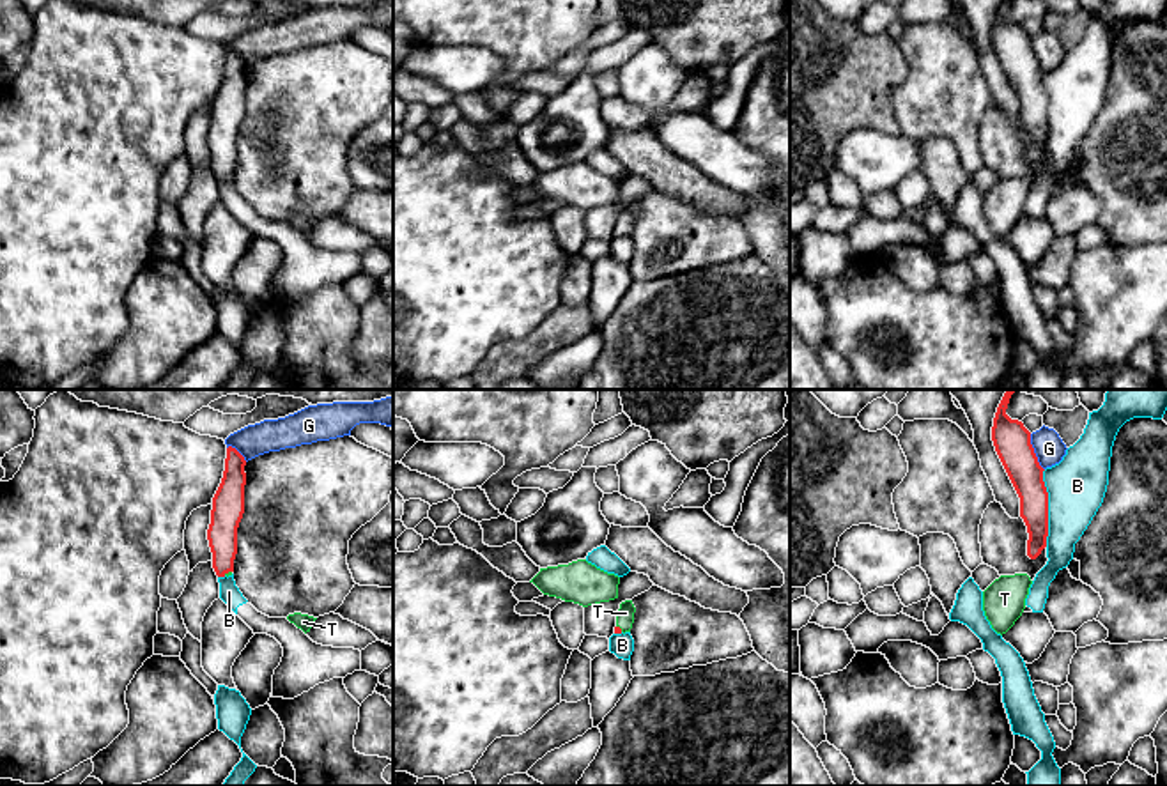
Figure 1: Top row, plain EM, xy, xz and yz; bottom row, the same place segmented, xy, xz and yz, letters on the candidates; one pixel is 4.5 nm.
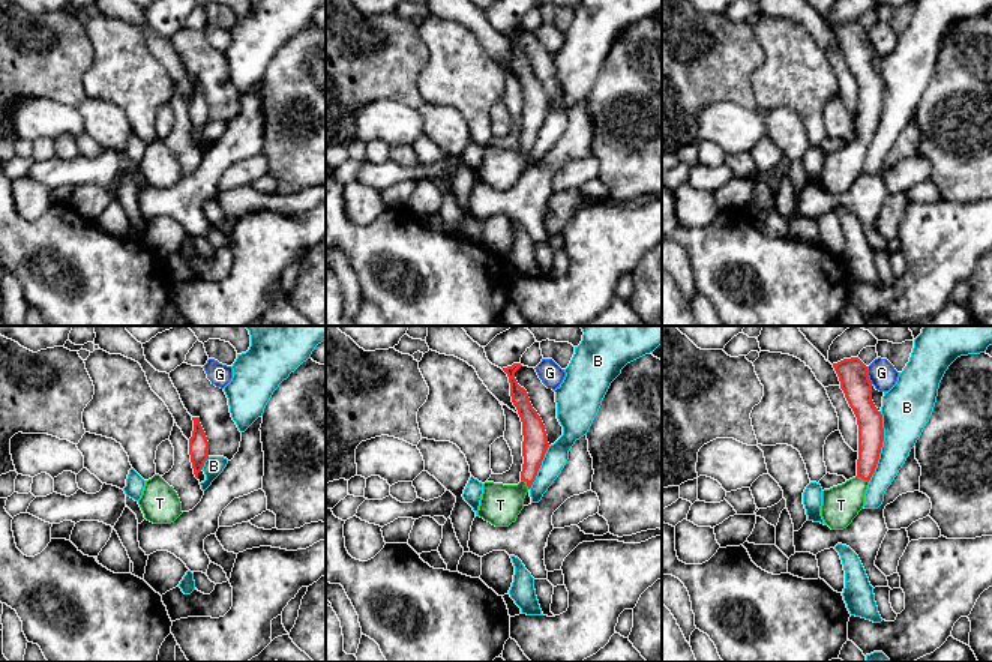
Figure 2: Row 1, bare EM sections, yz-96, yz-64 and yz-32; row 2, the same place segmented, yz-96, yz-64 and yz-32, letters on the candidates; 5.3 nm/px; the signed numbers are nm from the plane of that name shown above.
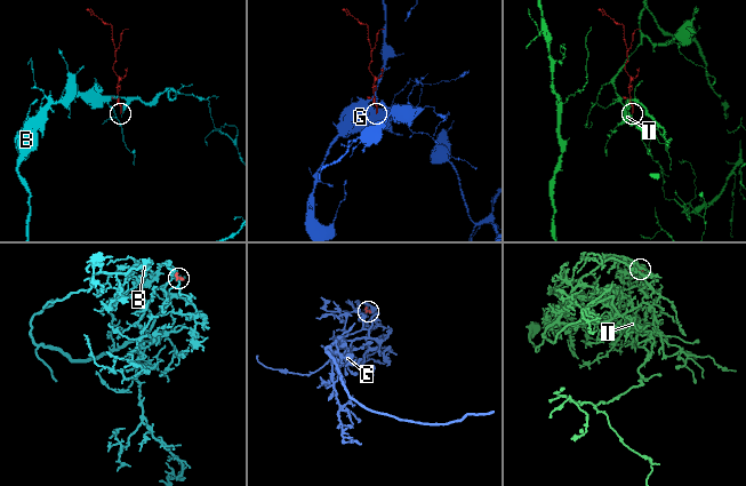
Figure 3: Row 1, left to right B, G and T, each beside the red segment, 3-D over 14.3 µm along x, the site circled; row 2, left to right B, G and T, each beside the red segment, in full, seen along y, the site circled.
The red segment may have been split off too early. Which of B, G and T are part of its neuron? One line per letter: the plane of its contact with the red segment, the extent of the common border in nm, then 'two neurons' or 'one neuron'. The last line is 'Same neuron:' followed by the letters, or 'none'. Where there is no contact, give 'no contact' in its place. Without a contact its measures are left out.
B: meets red in yz; contact 360 nm long; two neurons
G: meets red in yz; contact 180 nm long; two neurons
T: meets red in xy; contact 40 nm long; one neuron
Same neuron: T

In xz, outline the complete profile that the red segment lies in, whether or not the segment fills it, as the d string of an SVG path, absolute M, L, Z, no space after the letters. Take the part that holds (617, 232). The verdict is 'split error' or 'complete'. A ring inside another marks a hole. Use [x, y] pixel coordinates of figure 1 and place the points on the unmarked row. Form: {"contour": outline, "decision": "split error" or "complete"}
{"contour": "M625 204L620 207L614 237L630 235L634 227L634 216L636 216L636 211L632 204Z", "decision": "split error"}

